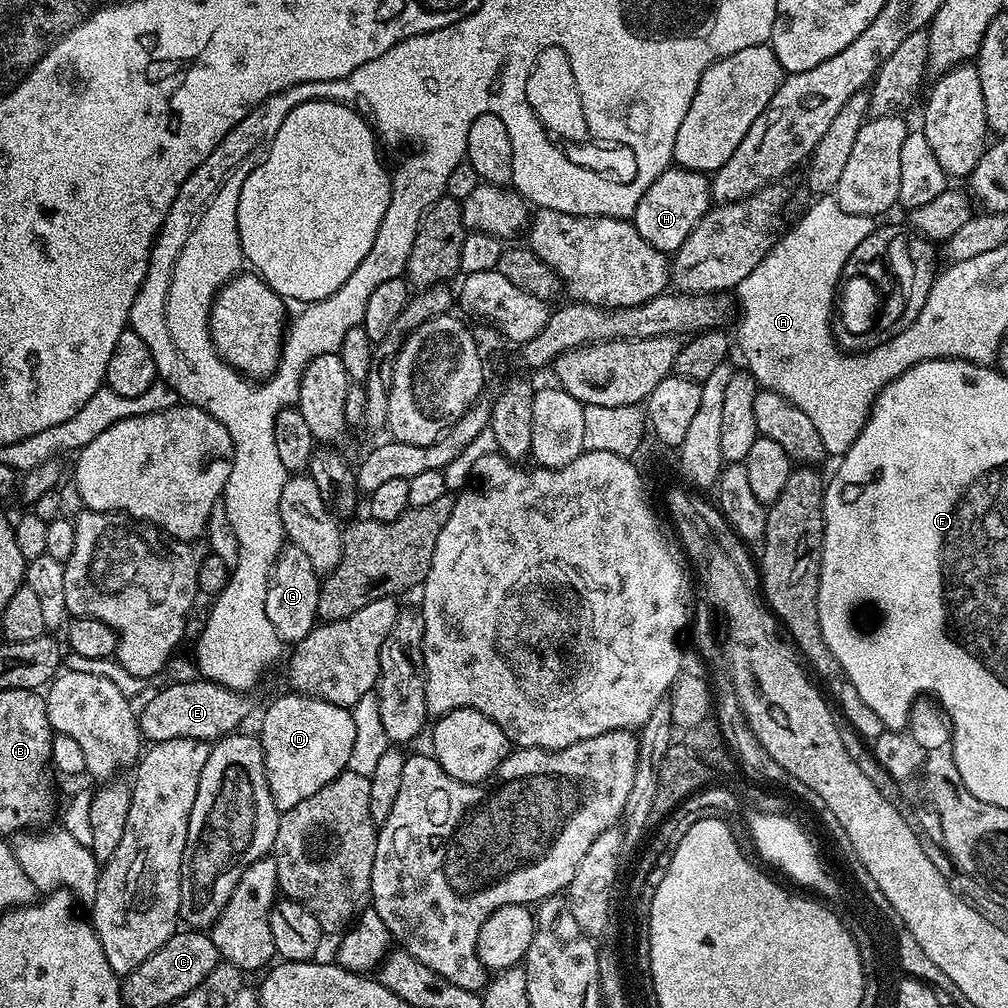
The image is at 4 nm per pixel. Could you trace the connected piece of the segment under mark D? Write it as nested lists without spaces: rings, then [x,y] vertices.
[[[287,695],[265,710],[258,729],[270,794],[281,814],[338,778],[347,769],[350,750],[354,750],[354,718],[349,709],[322,698]]]

